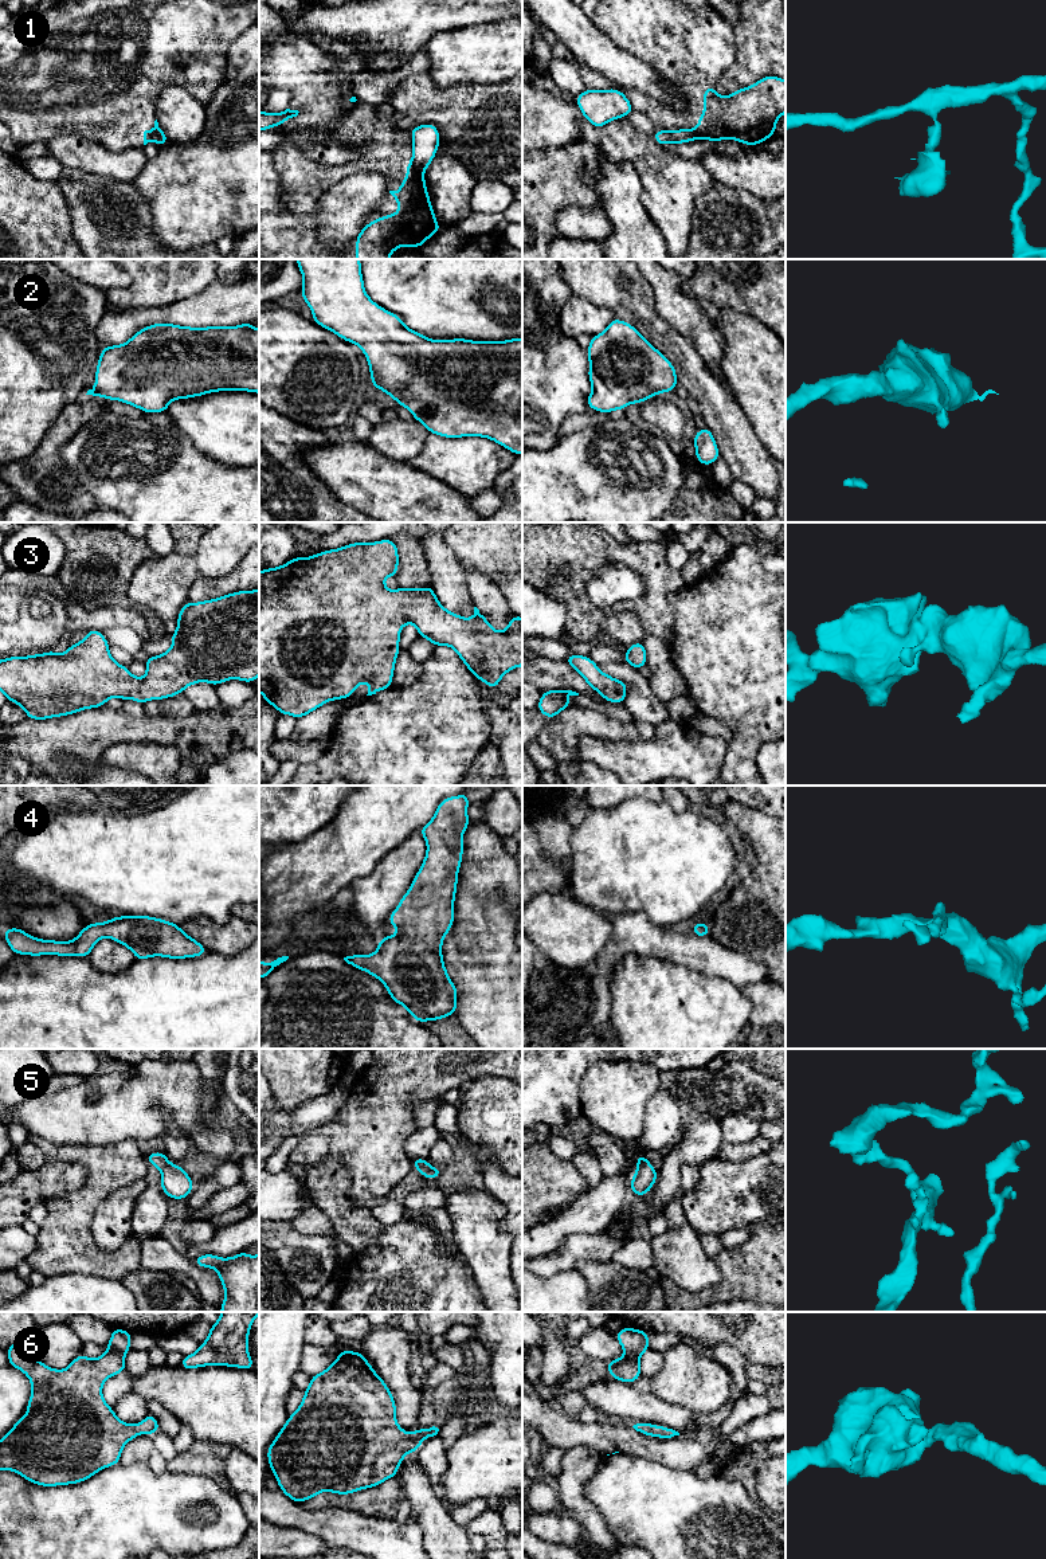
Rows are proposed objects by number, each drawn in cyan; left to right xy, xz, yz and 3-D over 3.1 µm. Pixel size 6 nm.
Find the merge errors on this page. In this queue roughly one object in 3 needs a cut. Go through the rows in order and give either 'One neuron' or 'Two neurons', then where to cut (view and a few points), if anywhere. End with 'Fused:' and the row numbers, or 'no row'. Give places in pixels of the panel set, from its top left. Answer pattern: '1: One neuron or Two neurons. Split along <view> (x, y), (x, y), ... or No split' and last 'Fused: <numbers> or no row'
1: Two neurons. Split along xy (157, 126), (151, 140)
2: One neuron. No split
3: One neuron. No split
4: One neuron. No split
5: One neuron. No split
6: One neuron. No split
Fused: 1

